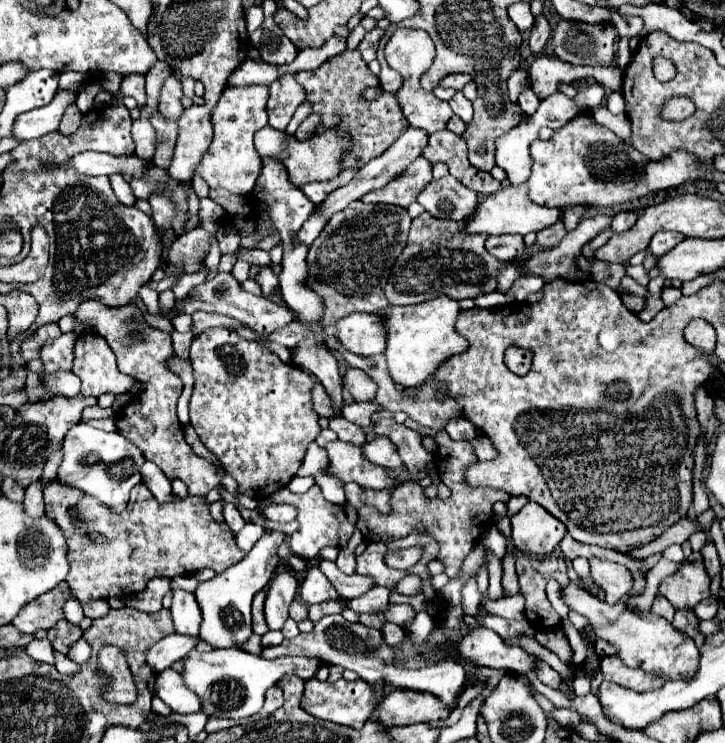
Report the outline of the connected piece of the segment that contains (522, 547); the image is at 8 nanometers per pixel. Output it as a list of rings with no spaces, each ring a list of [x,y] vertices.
[[[529,502],[511,518],[511,540],[517,554],[551,554],[565,534],[567,528],[537,502]]]

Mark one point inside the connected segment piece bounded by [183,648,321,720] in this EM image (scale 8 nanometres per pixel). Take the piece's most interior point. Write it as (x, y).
(231, 683)

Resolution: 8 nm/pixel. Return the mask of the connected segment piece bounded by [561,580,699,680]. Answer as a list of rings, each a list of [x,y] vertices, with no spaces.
[[[579,580],[571,582],[563,592],[563,598],[571,610],[577,610],[579,614],[587,616],[597,638],[607,640],[609,644],[619,648],[619,658],[629,668],[643,668],[647,672],[659,672],[663,680],[677,680],[677,678],[693,678],[699,664],[699,650],[693,642],[693,638],[679,634],[673,630],[673,626],[657,616],[655,612],[631,612],[625,608],[623,600],[615,604],[607,604],[605,600],[599,600],[597,596],[589,594]]]

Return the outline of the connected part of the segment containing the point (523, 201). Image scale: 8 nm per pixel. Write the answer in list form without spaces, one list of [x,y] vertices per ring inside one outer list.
[[[527,184],[521,186],[507,186],[499,188],[495,194],[481,198],[477,212],[467,218],[467,232],[469,234],[487,234],[487,236],[499,236],[499,234],[529,234],[529,232],[539,232],[543,228],[553,226],[557,220],[561,220],[563,210],[561,208],[545,208],[537,206],[529,198],[529,188]]]

